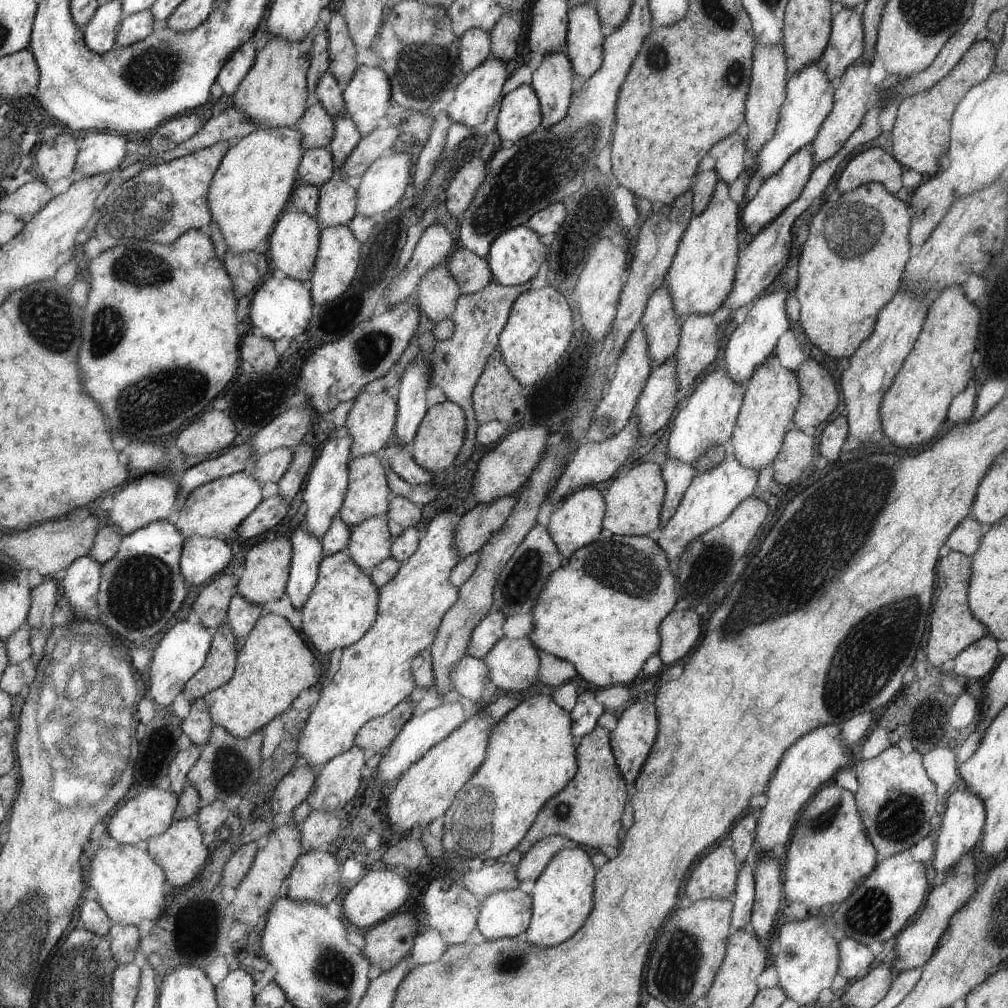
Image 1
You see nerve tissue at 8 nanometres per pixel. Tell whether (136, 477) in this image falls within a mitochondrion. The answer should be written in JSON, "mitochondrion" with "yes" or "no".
{"mitochondrion":"no"}

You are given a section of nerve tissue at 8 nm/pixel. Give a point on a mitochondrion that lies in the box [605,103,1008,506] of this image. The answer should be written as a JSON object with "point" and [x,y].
{"point":[857,232]}

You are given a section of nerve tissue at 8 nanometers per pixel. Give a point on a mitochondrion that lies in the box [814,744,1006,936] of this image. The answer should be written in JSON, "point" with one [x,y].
{"point":[901,817]}

